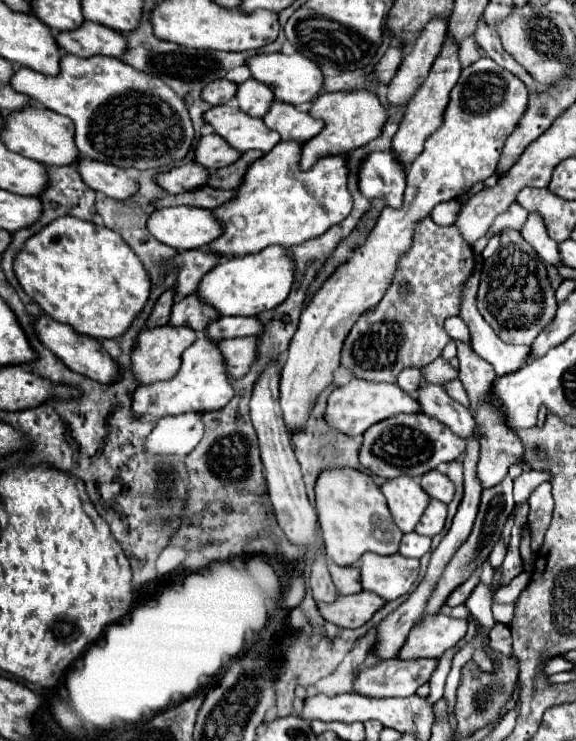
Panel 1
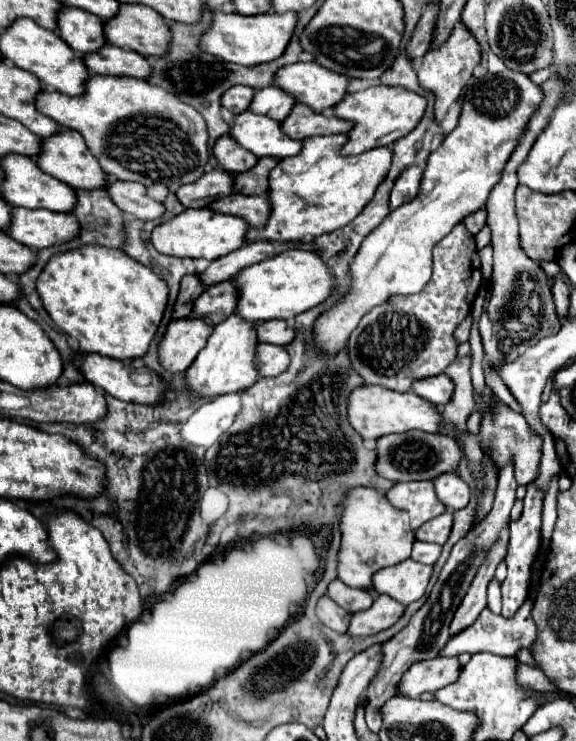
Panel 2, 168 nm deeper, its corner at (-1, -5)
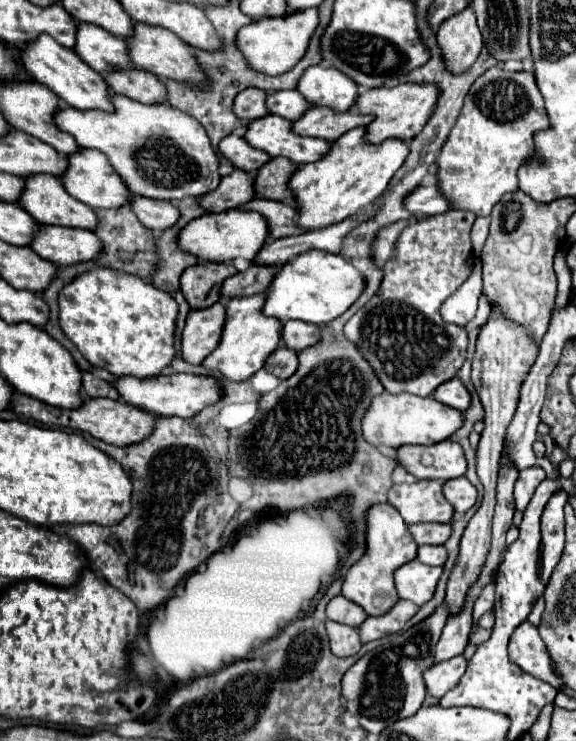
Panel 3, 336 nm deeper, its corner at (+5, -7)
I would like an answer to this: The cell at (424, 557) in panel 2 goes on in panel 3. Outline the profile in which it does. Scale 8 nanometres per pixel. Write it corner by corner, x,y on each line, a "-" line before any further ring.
418,546
418,560
428,566
442,566
446,562
446,548
444,546

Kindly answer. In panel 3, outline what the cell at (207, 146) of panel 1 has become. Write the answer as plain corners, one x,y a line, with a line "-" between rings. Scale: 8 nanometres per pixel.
234,134
222,138
218,150
220,150
220,154
224,158
228,158
236,168
240,168
244,172
258,170
258,166
262,166
262,162
268,162
270,160
268,154
262,154
260,150
250,148
244,138
234,136

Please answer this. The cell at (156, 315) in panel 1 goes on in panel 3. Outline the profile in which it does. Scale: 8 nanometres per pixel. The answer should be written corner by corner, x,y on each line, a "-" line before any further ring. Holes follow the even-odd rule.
200,262
200,264
184,270
184,274
180,278
180,290
192,310
208,308
220,300
222,282
236,272
238,270
228,264
-
212,294
214,294
214,300
212,300

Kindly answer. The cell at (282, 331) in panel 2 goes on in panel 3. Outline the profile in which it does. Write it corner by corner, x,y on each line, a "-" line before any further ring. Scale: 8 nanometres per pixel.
288,320
282,326
280,332
282,344
290,350
304,350
308,346
314,346
314,342
318,342
320,338
320,330
314,324
306,324
306,322
298,322
298,320

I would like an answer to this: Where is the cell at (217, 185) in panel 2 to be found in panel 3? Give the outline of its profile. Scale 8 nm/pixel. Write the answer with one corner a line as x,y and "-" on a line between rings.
236,168
232,174
220,178
220,184
214,192
198,196
198,202
208,212
224,212
238,208
250,198
254,198
254,190
250,190
250,174

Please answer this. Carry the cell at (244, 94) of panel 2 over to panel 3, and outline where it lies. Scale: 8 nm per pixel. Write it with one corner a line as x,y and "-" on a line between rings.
246,88
234,98
234,114
244,120
256,120
266,116
266,92
258,88

